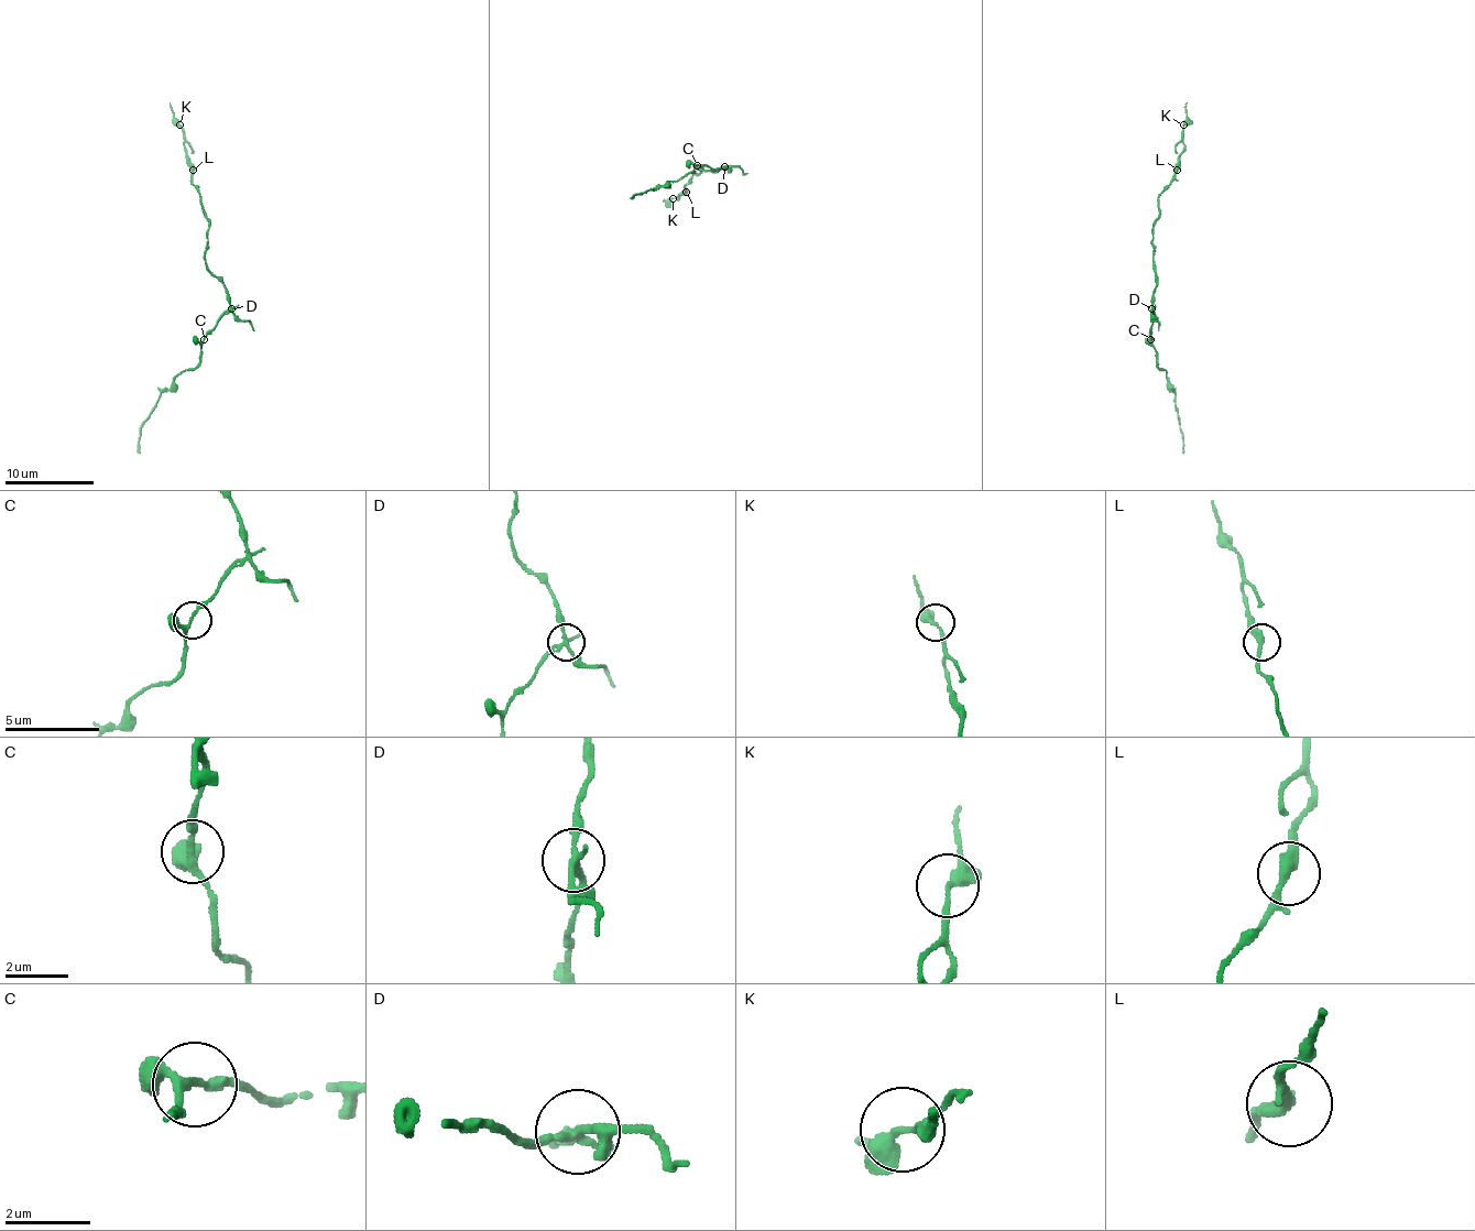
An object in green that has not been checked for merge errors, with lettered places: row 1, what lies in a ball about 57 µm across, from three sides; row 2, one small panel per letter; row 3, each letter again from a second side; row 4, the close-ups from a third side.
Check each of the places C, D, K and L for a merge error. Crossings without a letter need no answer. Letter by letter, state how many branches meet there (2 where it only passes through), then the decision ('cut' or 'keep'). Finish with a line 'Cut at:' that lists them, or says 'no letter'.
C: branches 3; keep
D: branches 3; cut
K: branches 3; keep
L: branches 3; keep
Cut at: D

